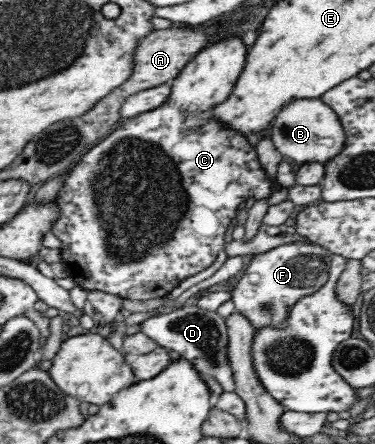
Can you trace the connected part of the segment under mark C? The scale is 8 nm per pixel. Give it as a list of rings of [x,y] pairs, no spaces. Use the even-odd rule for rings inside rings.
[[[230,38],[224,42],[219,42],[204,48],[198,52],[192,60],[186,64],[184,70],[170,83],[170,94],[165,103],[154,110],[141,112],[132,118],[124,120],[121,125],[113,130],[111,134],[104,137],[97,145],[94,145],[86,154],[80,157],[77,163],[73,164],[70,172],[61,178],[61,187],[53,198],[55,204],[55,219],[51,222],[51,231],[58,240],[60,240],[61,263],[65,265],[69,276],[72,277],[74,284],[80,286],[87,292],[102,292],[116,296],[121,300],[132,300],[132,302],[146,302],[147,300],[156,300],[156,298],[166,298],[174,288],[180,286],[184,280],[190,276],[196,276],[198,272],[206,270],[215,260],[216,256],[225,247],[226,228],[232,218],[243,207],[246,200],[270,200],[282,187],[273,180],[269,173],[262,167],[258,161],[258,151],[256,147],[246,140],[244,134],[224,134],[232,132],[226,124],[218,122],[214,118],[214,108],[226,102],[234,86],[240,78],[246,64],[247,50],[240,38]],[[194,132],[206,132],[214,136],[194,136]]]

